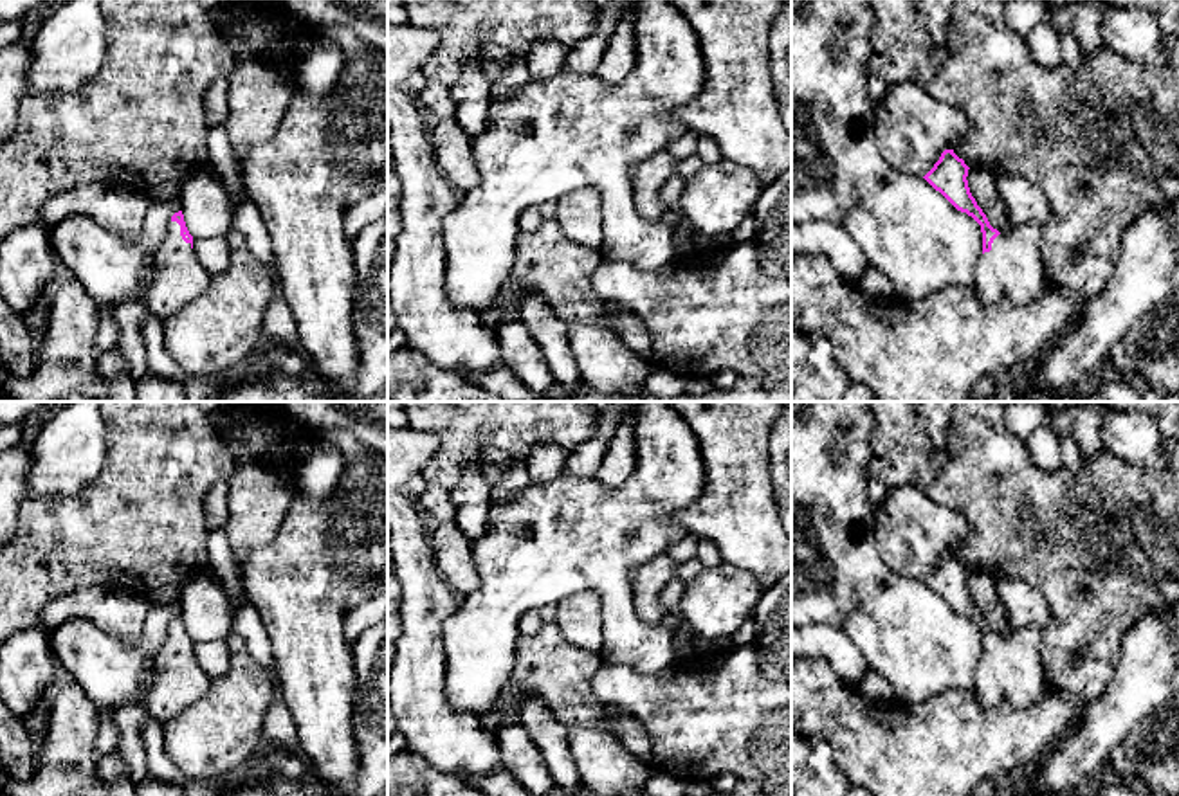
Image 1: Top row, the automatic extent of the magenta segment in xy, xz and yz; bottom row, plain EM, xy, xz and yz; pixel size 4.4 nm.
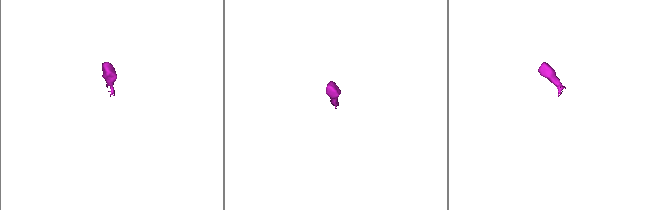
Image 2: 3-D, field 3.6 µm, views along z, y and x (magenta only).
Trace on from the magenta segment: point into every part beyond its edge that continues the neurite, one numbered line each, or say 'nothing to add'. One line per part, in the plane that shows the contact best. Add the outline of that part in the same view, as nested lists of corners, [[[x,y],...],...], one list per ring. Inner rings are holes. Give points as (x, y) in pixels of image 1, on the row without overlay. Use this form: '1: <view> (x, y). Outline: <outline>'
1: xy (179, 681). Outline: [[[169,625],[166,641],[155,657],[155,683],[146,697],[151,720],[166,722],[200,699],[209,675],[198,666],[191,647],[180,639],[180,629]]]

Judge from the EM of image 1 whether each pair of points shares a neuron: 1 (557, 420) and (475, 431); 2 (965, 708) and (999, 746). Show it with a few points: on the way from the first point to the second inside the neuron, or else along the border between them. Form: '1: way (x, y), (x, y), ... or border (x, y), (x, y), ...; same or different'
1: way (538, 420), (494, 420); same
2: way (970, 717), (990, 737); same

